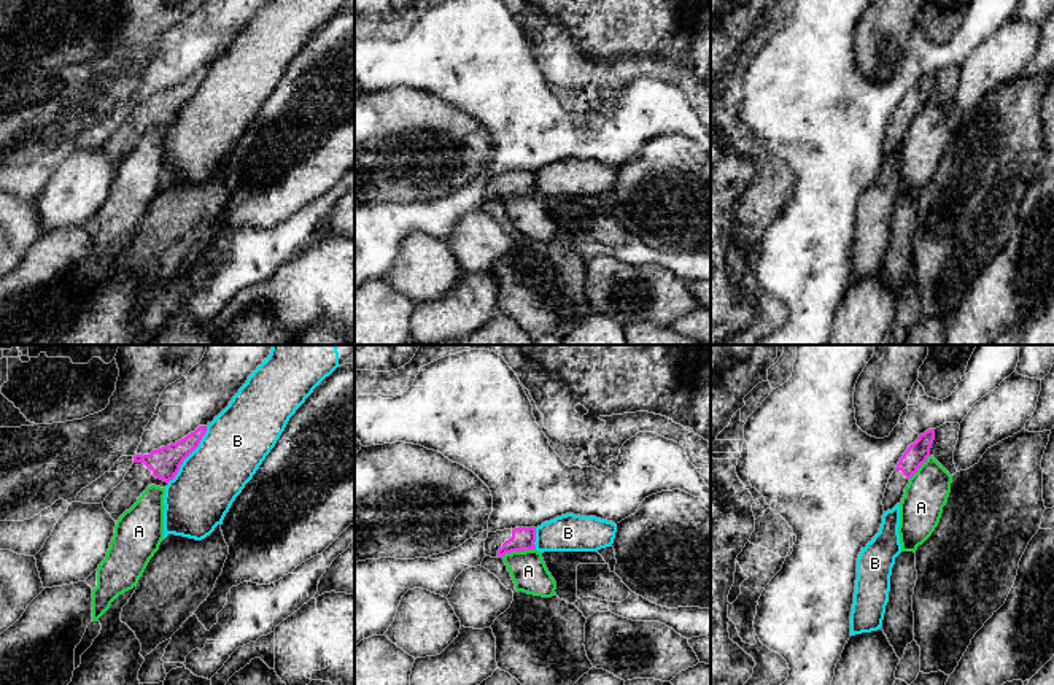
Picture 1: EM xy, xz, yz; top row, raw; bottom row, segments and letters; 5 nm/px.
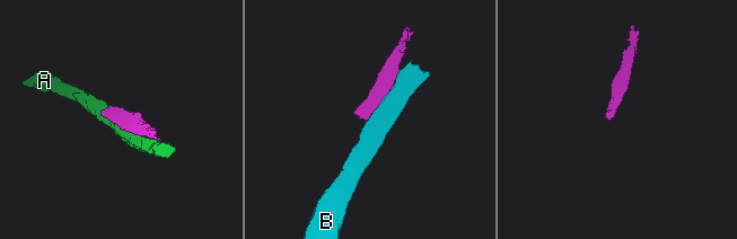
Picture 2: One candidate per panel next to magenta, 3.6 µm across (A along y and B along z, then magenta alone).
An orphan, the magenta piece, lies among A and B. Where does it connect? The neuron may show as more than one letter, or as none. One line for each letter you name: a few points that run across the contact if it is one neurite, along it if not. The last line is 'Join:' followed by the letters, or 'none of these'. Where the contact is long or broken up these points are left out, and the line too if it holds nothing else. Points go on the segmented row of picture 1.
Join: none of these

